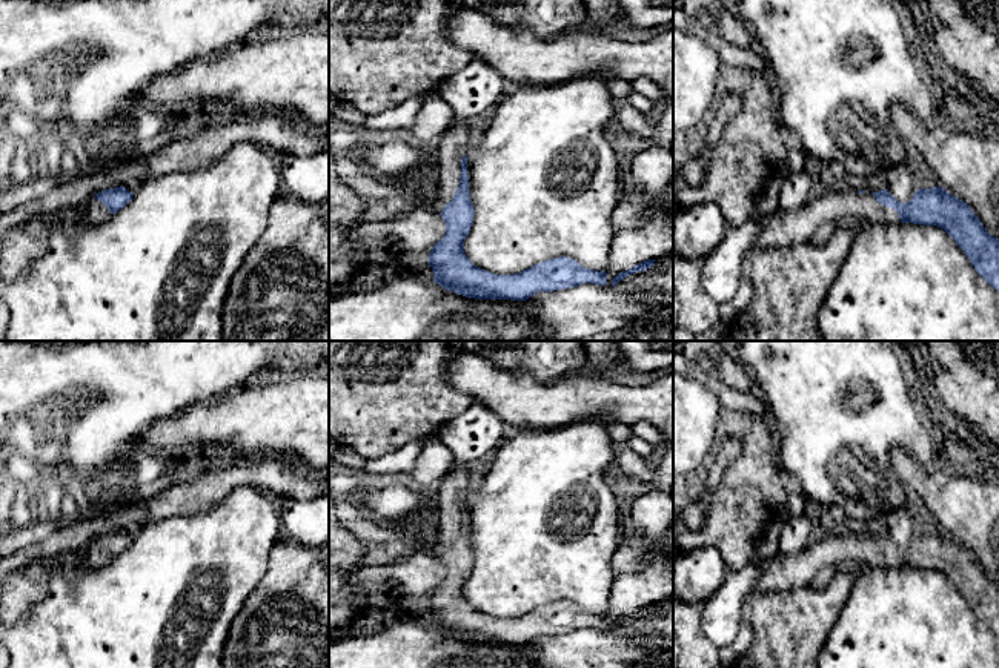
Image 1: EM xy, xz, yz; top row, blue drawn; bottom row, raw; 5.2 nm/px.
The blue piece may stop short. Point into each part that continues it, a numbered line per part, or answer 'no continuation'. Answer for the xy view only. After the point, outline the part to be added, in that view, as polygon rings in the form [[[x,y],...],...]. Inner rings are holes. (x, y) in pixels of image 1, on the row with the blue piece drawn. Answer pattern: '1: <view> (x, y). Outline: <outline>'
1: xy (94, 212). Outline: [[[91,198],[83,206],[81,212],[83,212],[83,218],[88,224],[101,224],[111,218],[111,212],[108,210],[108,207],[95,198]]]

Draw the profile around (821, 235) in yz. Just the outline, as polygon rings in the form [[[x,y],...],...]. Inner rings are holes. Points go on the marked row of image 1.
[[[825,223],[825,224],[819,226],[815,230],[815,233],[811,235],[811,238],[808,240],[808,243],[811,243],[815,246],[821,246],[821,244],[827,243],[838,224],[839,223]]]

